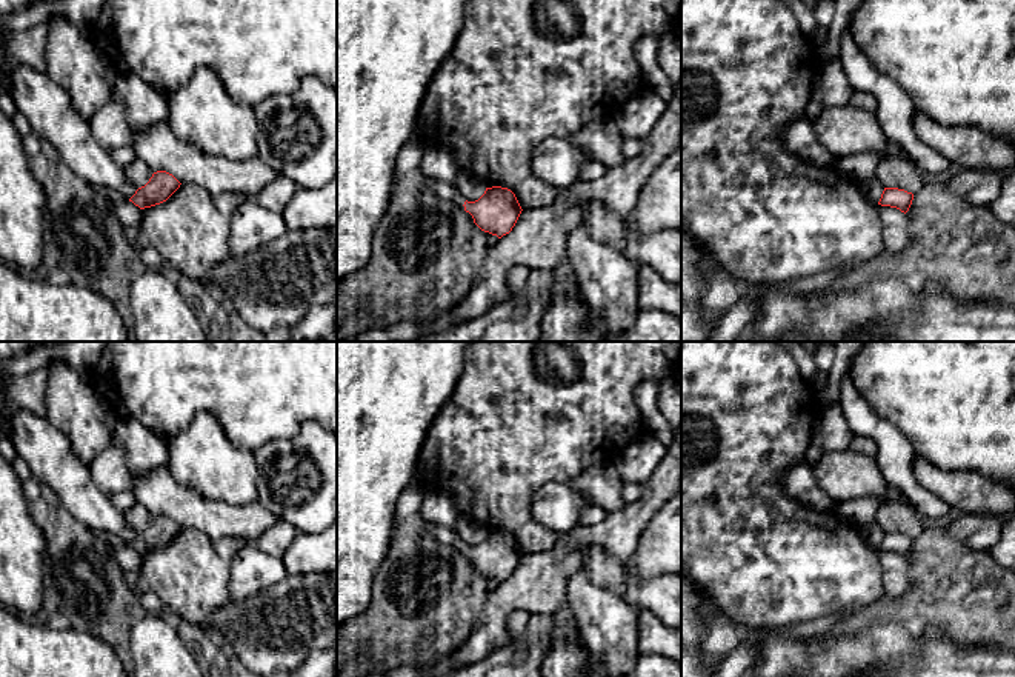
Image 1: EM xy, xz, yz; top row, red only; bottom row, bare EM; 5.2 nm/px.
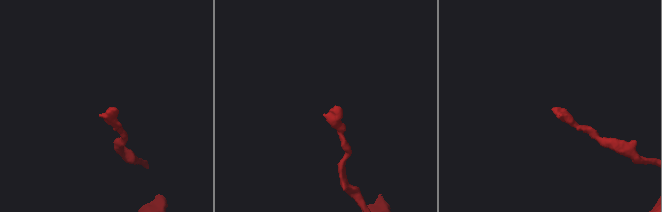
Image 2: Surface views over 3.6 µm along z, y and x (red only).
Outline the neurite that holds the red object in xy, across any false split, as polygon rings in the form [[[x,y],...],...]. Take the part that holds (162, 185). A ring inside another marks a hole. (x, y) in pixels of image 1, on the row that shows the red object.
[[[157,171],[149,182],[138,188],[129,198],[140,209],[151,208],[166,202],[178,188],[180,182],[166,171]]]

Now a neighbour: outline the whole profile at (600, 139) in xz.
[[[595,120],[567,137],[567,142],[584,149],[595,162],[601,162],[611,169],[627,162],[620,149],[623,138],[612,120]]]

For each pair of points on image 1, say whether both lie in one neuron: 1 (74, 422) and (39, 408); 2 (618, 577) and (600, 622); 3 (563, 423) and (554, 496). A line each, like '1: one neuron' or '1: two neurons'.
1: two neurons
2: two neurons
3: two neurons

